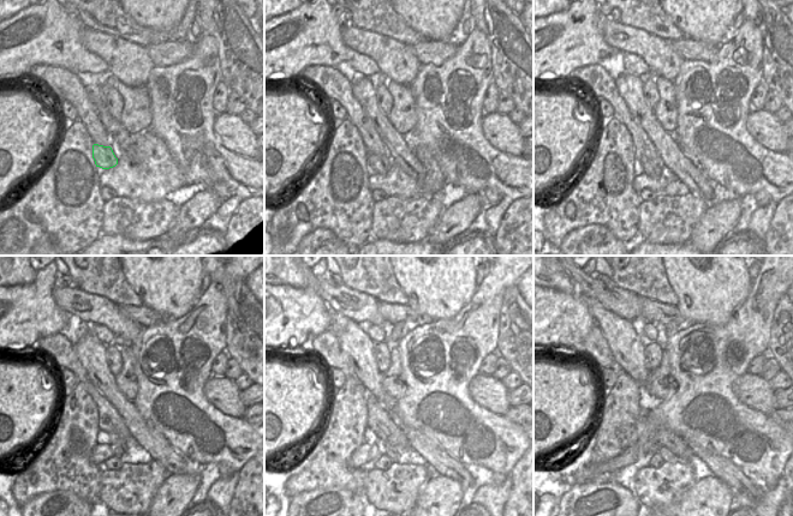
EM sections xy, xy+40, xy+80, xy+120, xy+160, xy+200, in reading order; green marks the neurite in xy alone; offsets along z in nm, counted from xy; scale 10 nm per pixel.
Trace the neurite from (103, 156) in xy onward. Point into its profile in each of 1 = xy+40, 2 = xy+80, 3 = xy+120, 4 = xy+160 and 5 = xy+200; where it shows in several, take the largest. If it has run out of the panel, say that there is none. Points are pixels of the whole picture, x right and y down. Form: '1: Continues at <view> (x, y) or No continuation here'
1: Continues at xy+40 (380, 163)
2: Continues at xy+80 (650, 168)
3: Continues at xy+120 (117, 443)
4: Continues at xy+160 (386, 449)
5: Continues at xy+200 (662, 451).

